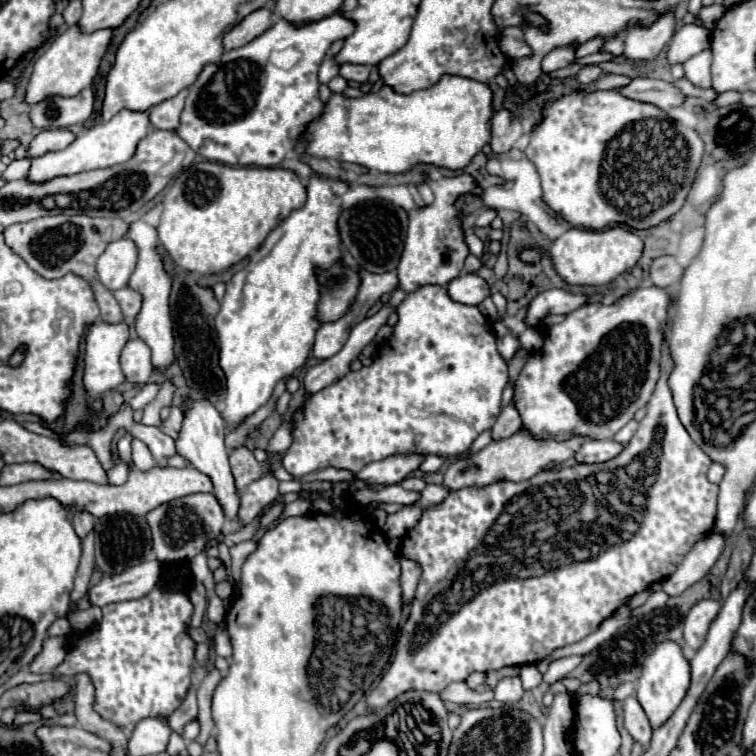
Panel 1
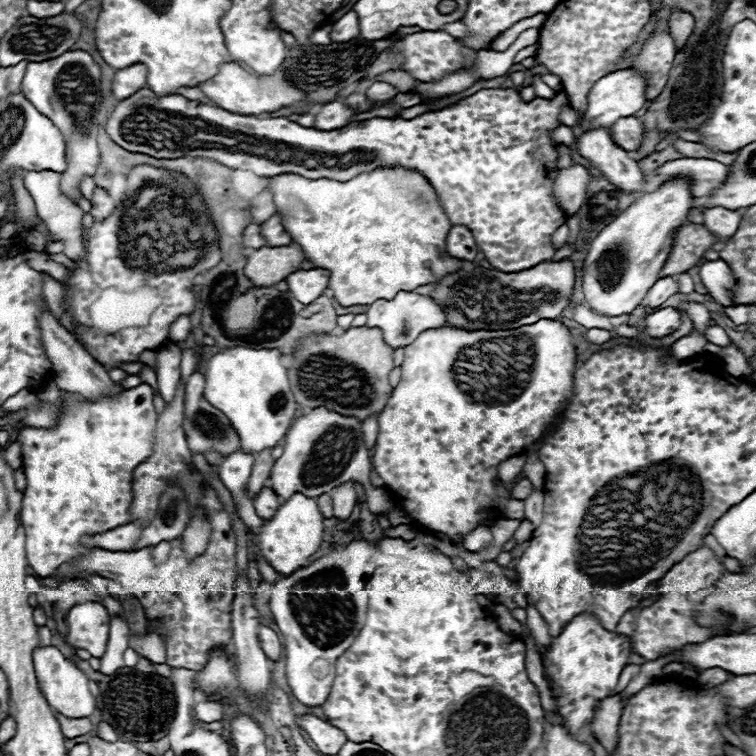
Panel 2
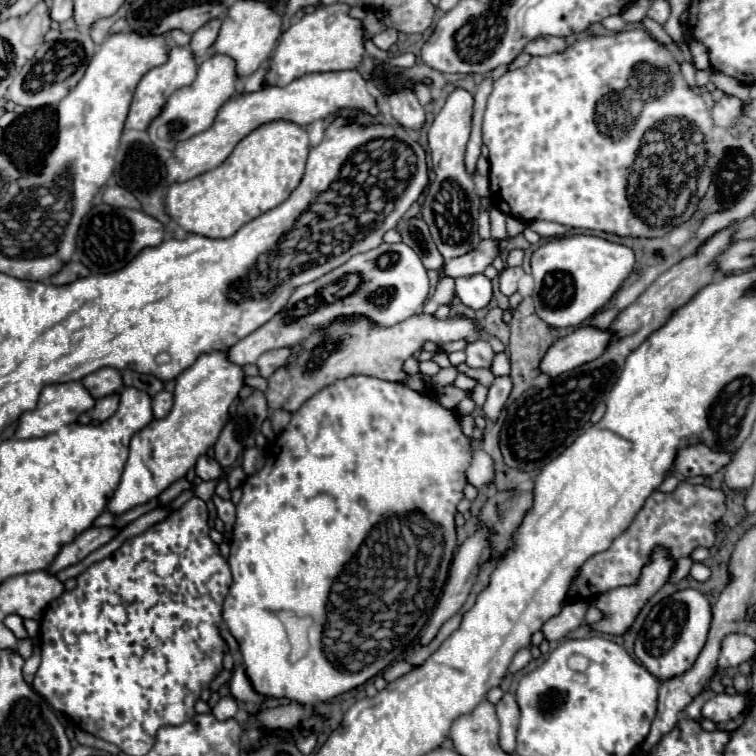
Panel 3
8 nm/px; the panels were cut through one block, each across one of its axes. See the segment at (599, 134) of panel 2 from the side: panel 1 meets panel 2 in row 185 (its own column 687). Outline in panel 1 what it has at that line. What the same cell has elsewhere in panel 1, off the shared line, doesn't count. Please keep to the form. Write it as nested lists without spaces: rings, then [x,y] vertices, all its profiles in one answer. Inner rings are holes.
[[[700,600],[698,604],[694,604],[694,608],[690,608],[690,612],[686,614],[686,620],[684,620],[684,640],[690,648],[694,648],[694,650],[700,648],[720,606],[722,604],[716,600]]]

